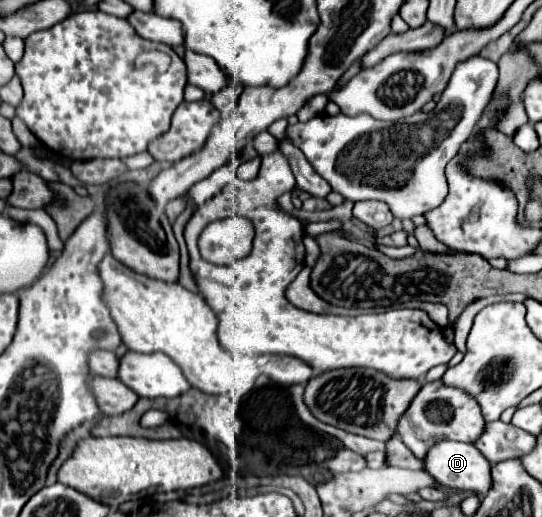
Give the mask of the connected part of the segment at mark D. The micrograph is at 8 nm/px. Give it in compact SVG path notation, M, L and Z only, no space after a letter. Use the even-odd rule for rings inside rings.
M438 441L426 455L426 471L442 485L486 495L492 485L492 463L480 461L470 443Z

